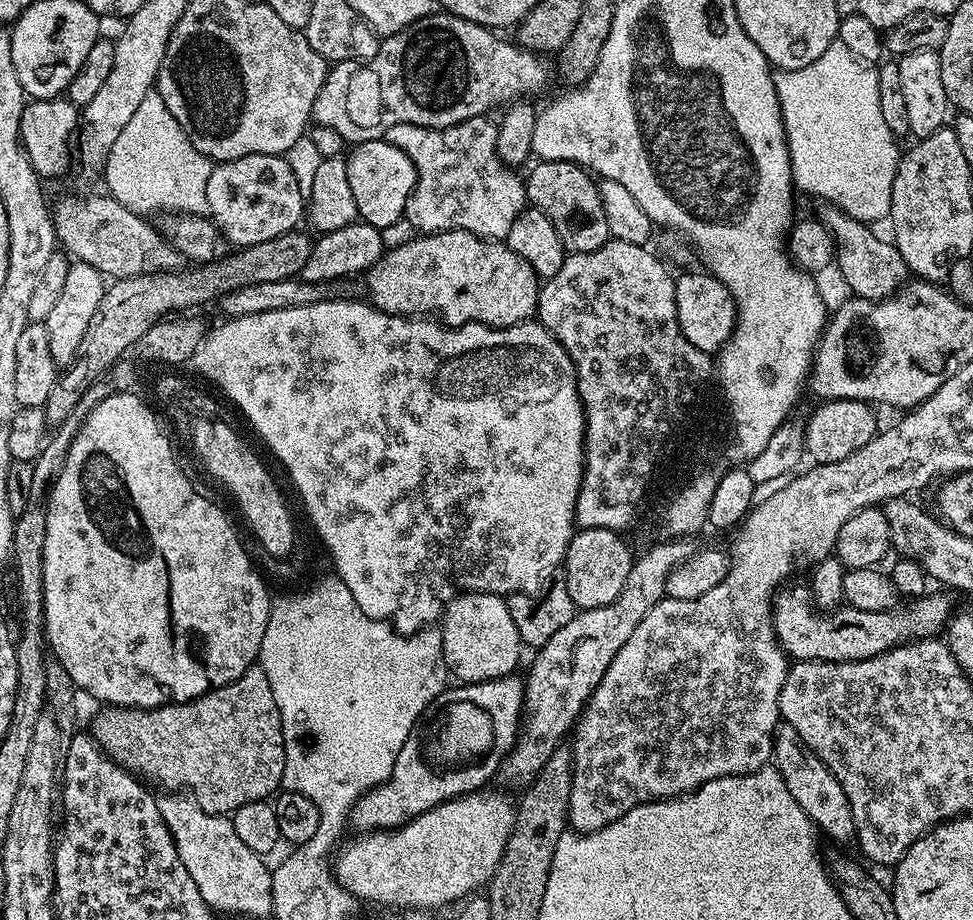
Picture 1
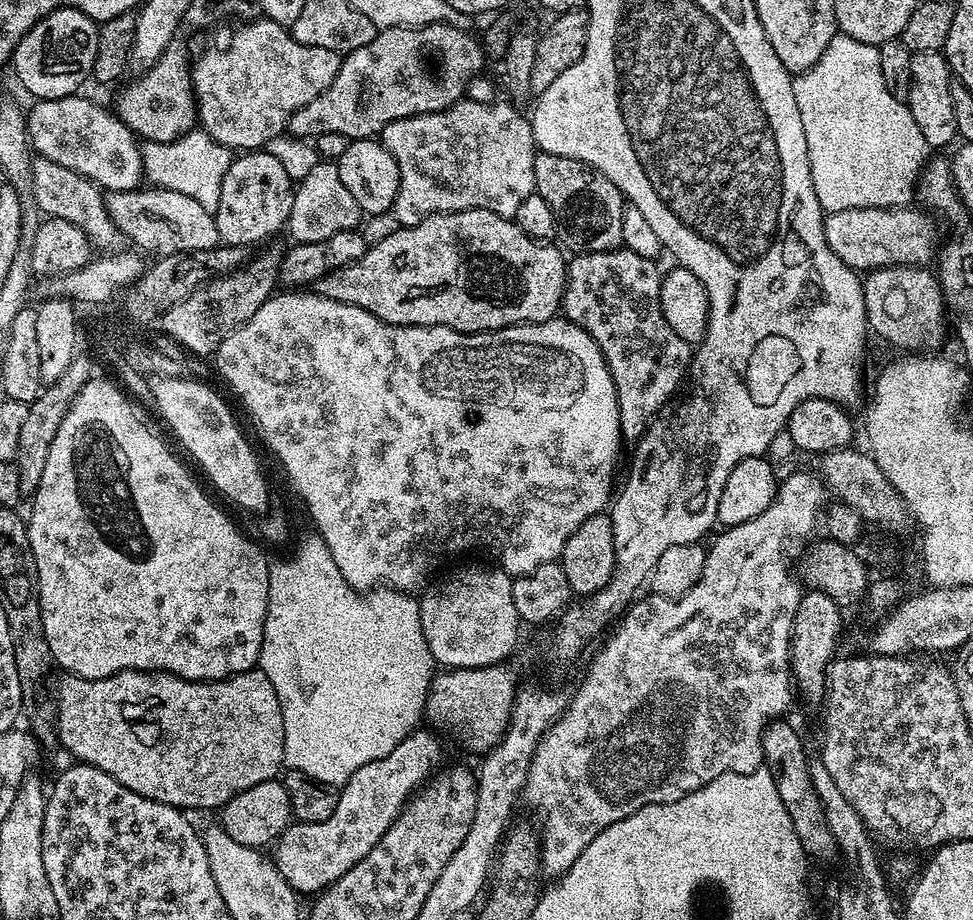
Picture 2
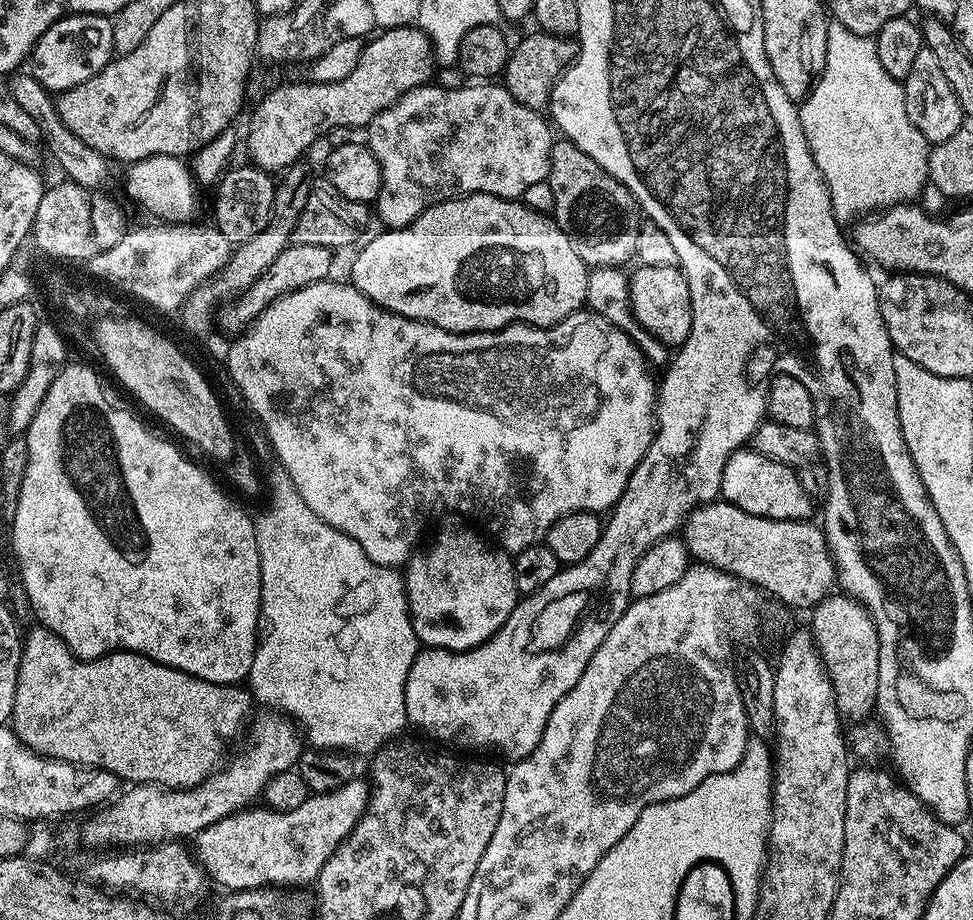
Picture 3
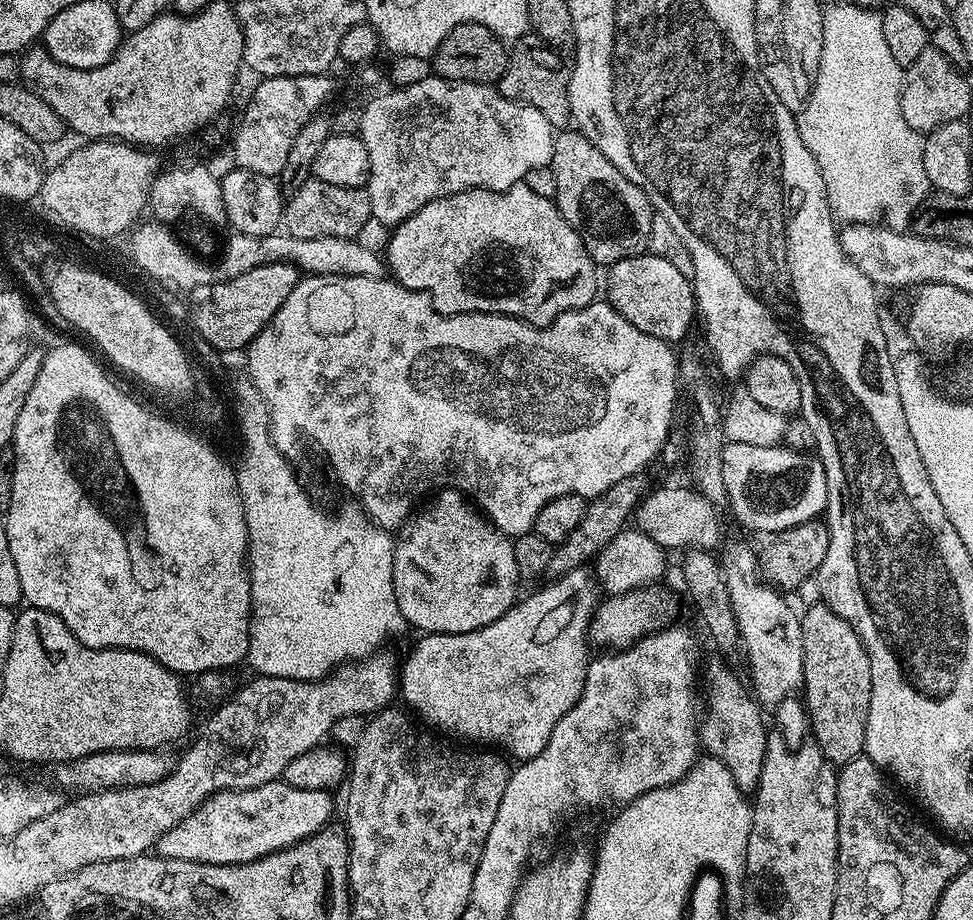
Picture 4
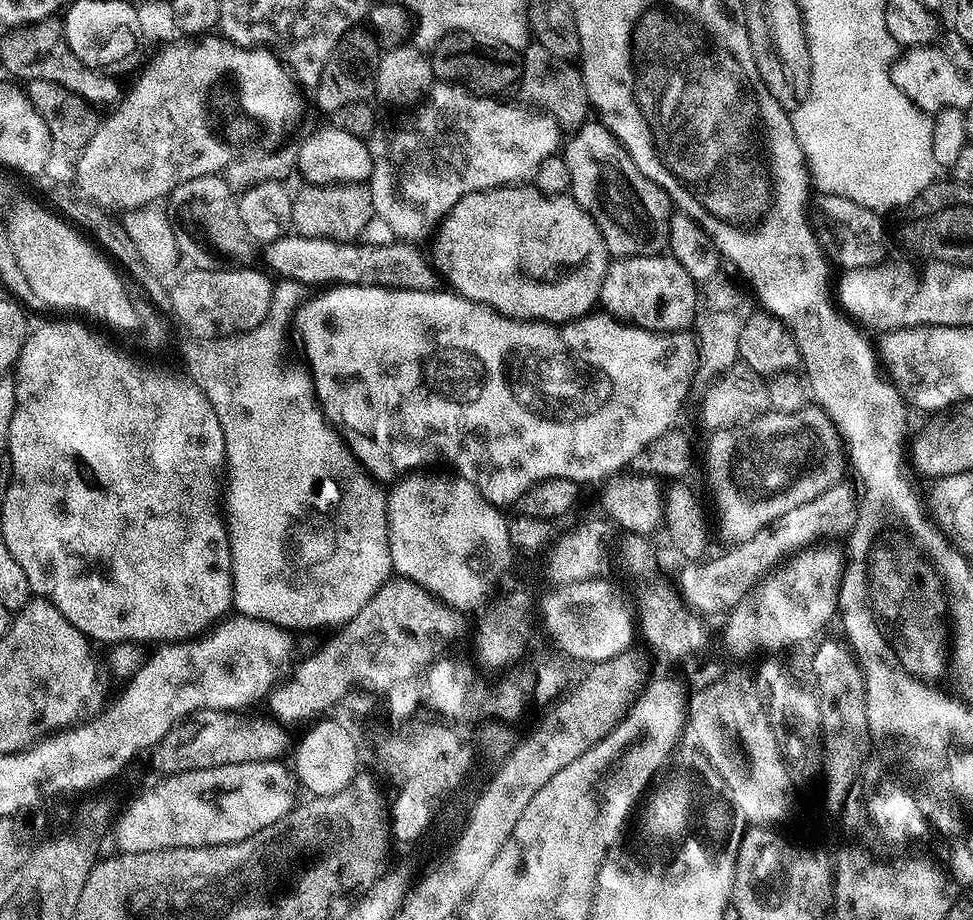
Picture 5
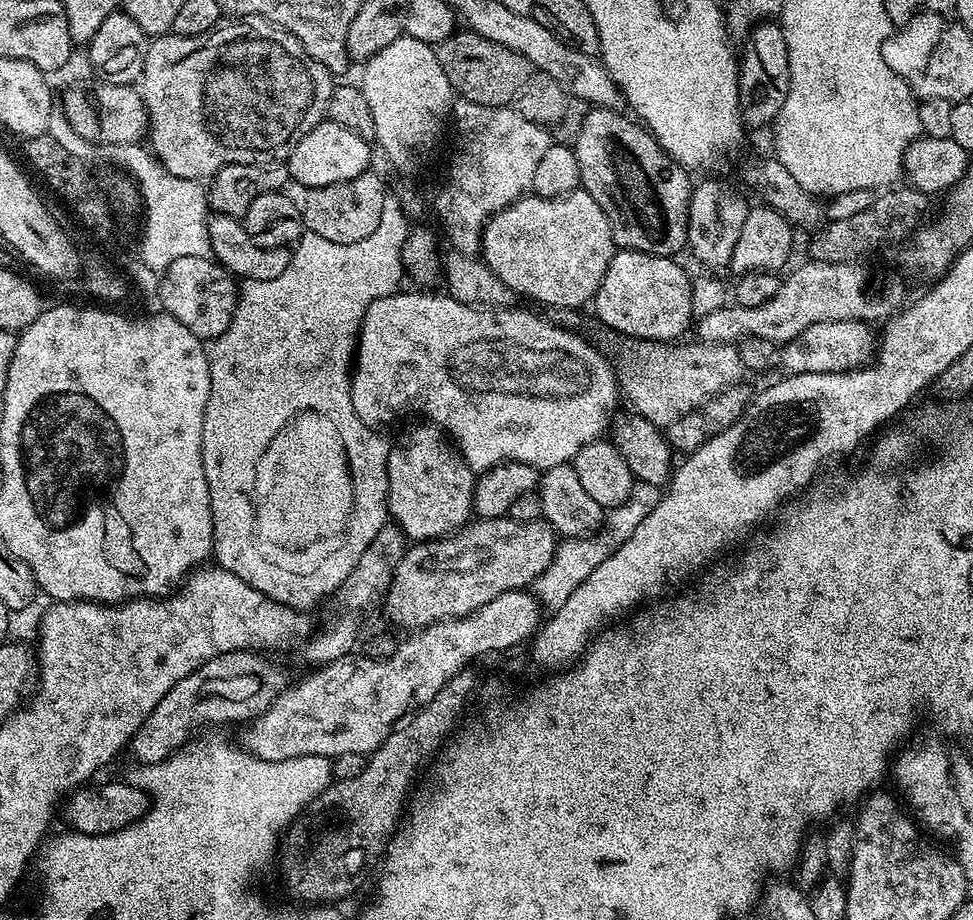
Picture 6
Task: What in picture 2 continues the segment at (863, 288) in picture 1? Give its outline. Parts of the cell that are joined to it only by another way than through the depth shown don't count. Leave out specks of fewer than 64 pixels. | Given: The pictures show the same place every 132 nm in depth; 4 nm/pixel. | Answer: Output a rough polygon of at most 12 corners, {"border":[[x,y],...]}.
{"border":[[924,266],[863,277],[868,326],[900,348],[944,332],[944,293]]}

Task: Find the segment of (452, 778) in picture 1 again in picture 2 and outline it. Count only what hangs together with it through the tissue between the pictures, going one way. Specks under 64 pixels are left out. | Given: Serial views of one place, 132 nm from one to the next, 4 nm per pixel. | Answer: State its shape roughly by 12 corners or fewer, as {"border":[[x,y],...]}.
{"border":[[413,731],[339,789],[330,818],[293,822],[276,869],[319,894],[390,830],[433,775]]}

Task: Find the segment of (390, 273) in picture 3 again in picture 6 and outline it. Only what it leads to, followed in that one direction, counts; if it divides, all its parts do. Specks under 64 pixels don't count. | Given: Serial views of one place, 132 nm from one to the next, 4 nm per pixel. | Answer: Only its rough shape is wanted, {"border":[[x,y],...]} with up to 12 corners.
{"border":[[588,192],[489,218],[484,265],[549,310],[595,301],[617,251]]}

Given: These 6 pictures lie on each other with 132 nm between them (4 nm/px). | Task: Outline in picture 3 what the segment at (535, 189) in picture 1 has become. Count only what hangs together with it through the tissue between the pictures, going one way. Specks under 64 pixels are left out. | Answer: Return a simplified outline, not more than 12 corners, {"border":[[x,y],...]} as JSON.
{"border":[[569,140],[552,145],[556,225],[584,263],[627,265],[635,198]]}

